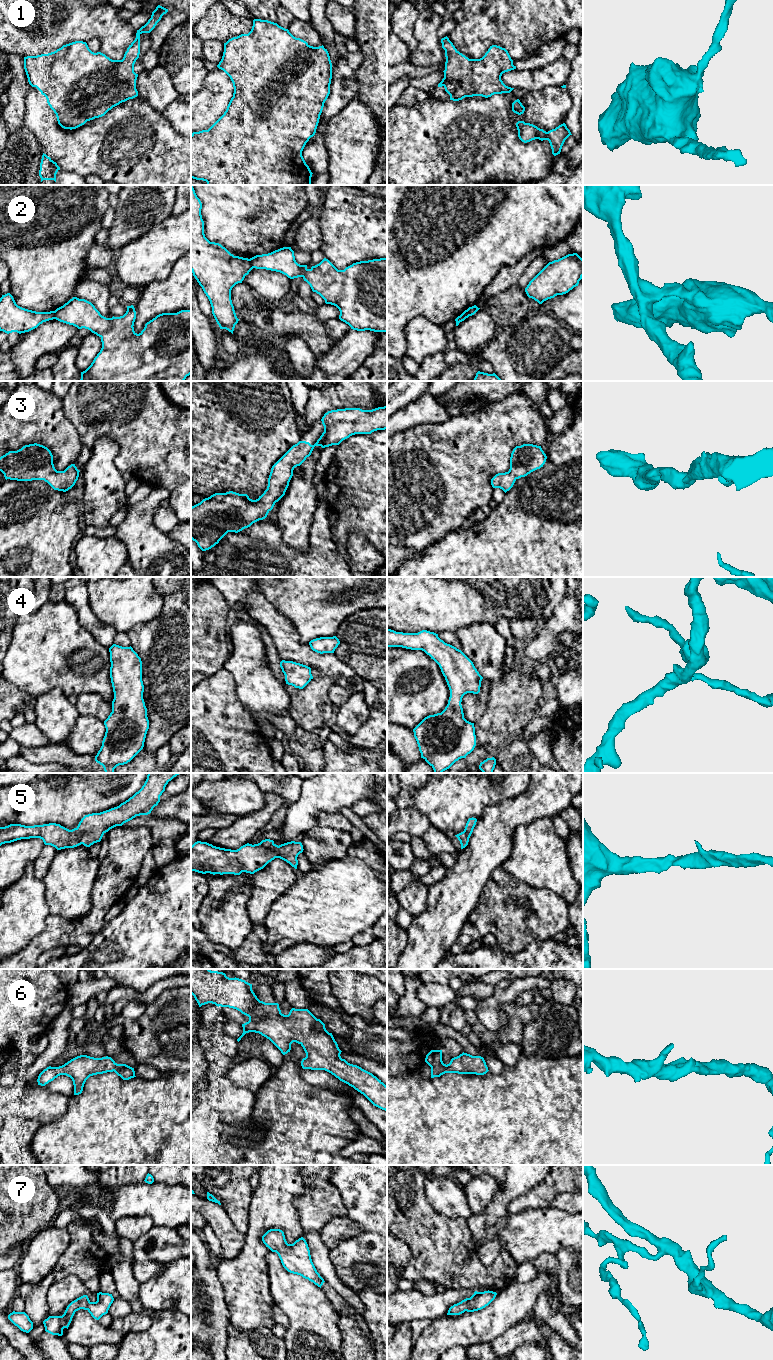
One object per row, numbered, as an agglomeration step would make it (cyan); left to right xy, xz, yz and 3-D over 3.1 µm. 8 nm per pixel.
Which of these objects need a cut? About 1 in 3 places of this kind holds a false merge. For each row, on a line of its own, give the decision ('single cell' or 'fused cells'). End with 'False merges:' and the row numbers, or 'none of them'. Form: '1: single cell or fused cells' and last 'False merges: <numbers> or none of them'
1: single cell
2: fused cells
3: single cell
4: single cell
5: single cell
6: single cell
7: single cell
False merges: 2

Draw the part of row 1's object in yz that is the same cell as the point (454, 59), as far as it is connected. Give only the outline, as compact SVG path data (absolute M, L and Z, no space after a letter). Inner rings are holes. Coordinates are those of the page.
M446 36L441 39L445 50L444 78L438 87L444 87L450 95L450 100L459 101L465 97L482 96L491 97L494 94L510 93L514 88L506 86L501 80L503 73L516 69L508 51L497 45L492 45L480 59L469 59L460 53Z

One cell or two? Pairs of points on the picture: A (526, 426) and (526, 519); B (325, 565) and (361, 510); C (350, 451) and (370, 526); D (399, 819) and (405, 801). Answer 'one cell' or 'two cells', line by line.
A: two cells
B: two cells
C: one cell
D: two cells

